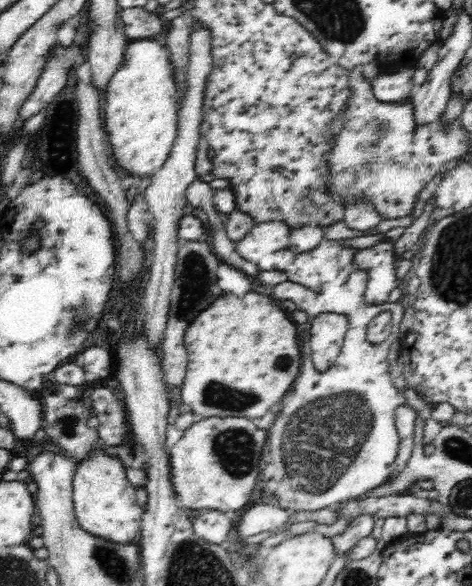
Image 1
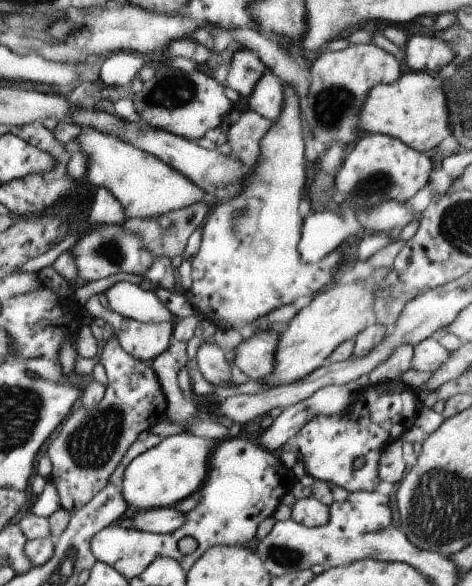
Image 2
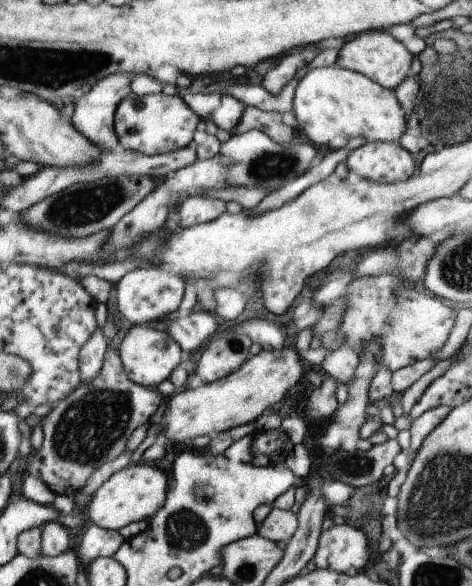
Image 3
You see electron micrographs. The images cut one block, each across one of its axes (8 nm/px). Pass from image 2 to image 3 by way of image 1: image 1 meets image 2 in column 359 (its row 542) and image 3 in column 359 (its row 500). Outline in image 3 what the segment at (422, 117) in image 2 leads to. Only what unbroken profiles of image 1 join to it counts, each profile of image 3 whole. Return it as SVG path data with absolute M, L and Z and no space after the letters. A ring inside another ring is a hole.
M331 65L309 70L298 82L292 98L293 116L299 130L313 142L313 144L326 144L328 146L343 142L349 138L363 136L367 143L395 142L404 133L406 127L406 112L397 102L393 89L382 87L377 82L363 76L361 73L340 66Z

